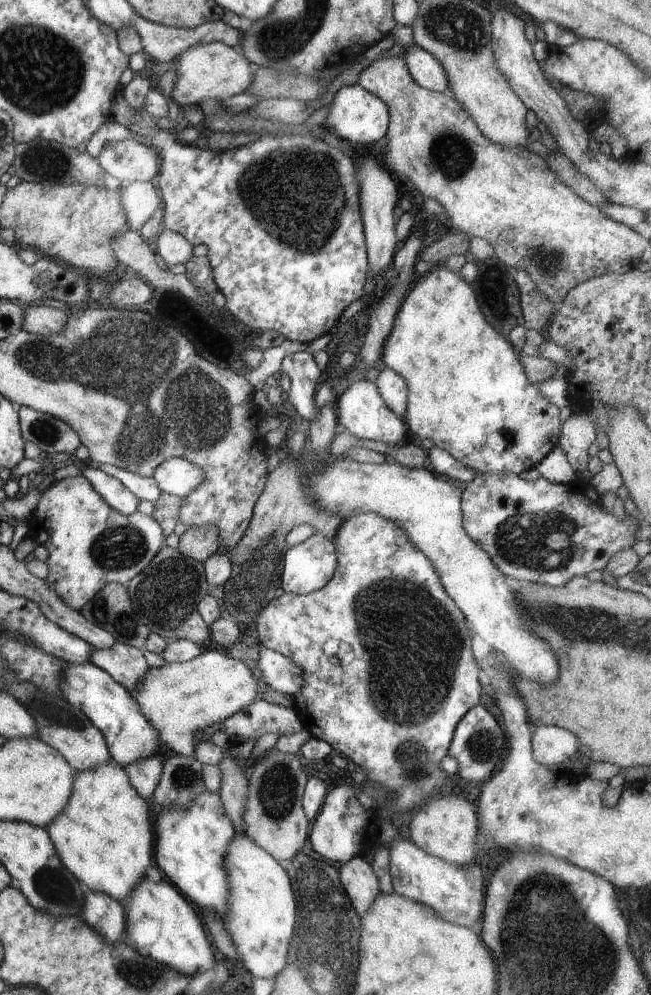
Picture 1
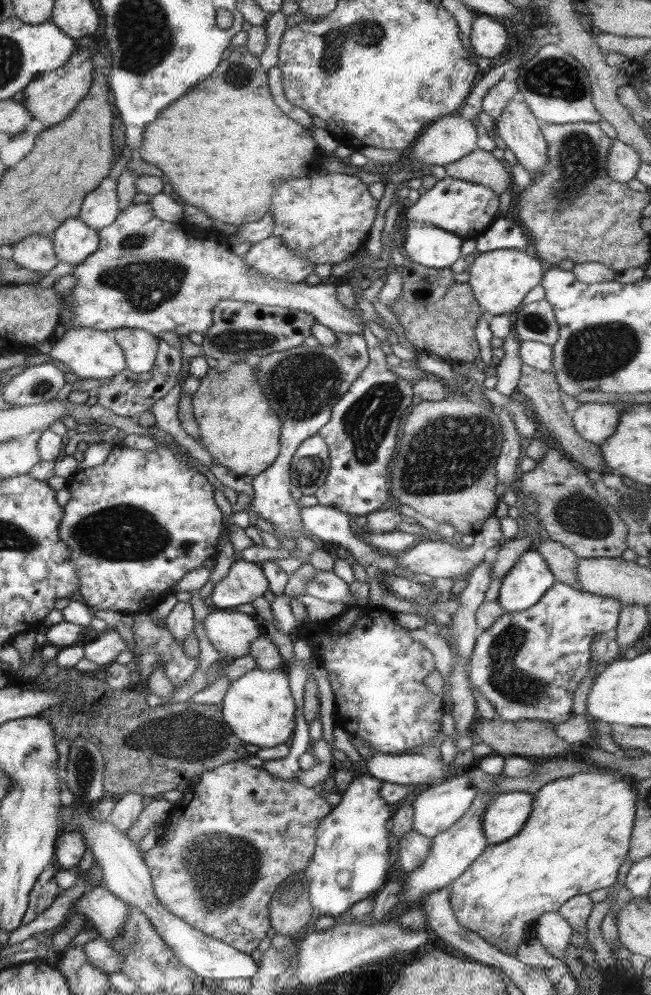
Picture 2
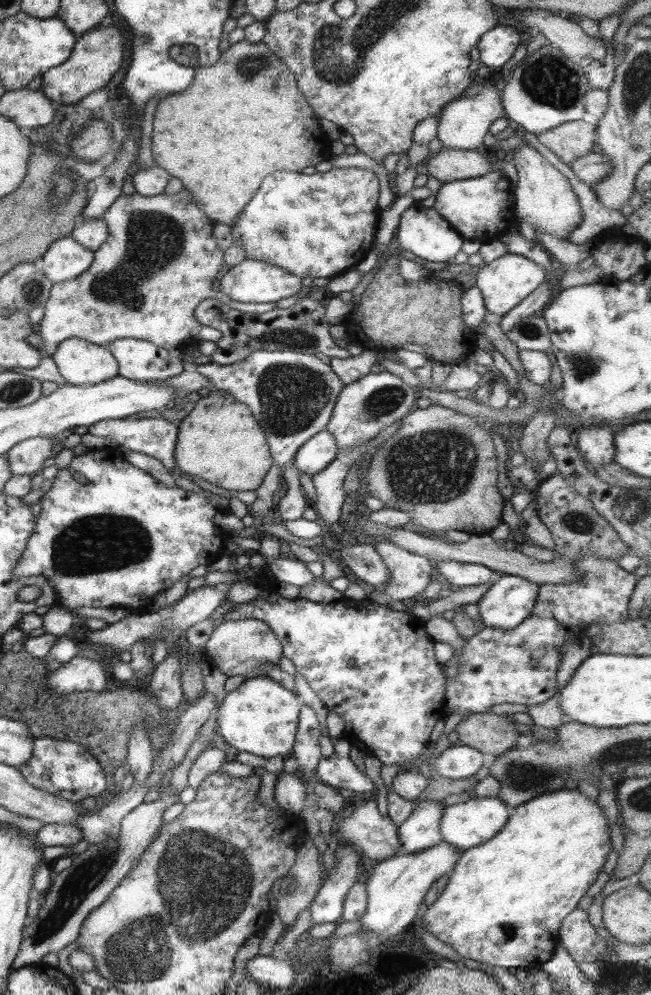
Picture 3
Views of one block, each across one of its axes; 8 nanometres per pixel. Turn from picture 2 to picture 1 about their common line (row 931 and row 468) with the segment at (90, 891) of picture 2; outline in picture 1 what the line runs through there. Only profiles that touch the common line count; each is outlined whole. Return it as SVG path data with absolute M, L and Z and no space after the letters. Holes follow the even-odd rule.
M98 464L94 466L106 475L119 480L119 482L121 482L131 494L134 494L139 501L149 500L154 503L155 500L157 500L157 497L161 494L161 490L157 488L157 482L155 482L153 477L142 478L137 474L131 474L131 472L115 468L111 465Z

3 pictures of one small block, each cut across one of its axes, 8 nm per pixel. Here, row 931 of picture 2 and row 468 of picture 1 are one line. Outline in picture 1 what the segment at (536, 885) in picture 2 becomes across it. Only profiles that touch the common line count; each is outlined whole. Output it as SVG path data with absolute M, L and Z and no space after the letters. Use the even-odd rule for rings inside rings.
M439 264L439 266L429 268L422 276L419 276L416 284L411 289L403 304L401 304L395 320L393 320L391 333L389 332L380 354L385 366L405 380L407 402L403 419L407 430L411 430L413 434L417 434L421 439L431 440L433 446L450 454L455 460L459 460L463 466L471 468L475 475L493 472L518 475L521 471L529 470L538 462L541 462L541 459L545 458L545 455L551 452L552 448L558 446L558 436L562 426L559 421L559 407L547 402L547 398L543 394L539 394L537 388L527 380L523 365L519 364L519 353L513 348L506 336L493 330L493 327L483 318L475 296L471 292L471 286L461 278L459 271L447 270L444 264Z

